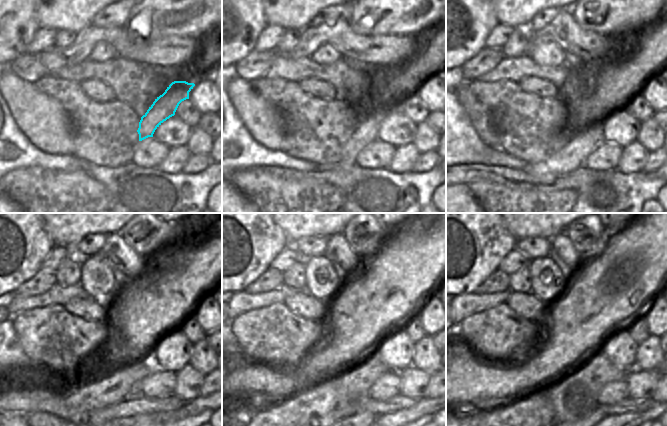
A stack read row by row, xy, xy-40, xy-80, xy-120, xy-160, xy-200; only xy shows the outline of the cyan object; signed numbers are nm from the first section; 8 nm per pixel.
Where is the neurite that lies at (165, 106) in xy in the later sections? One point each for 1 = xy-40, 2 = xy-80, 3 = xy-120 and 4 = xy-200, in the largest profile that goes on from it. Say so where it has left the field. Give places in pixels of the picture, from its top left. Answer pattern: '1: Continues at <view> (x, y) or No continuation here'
1: Continues at xy-40 (366, 132)
2: Continues at xy-80 (566, 160)
3: Continues at xy-120 (75, 407)
4: Continues at xy-200 (530, 413)

